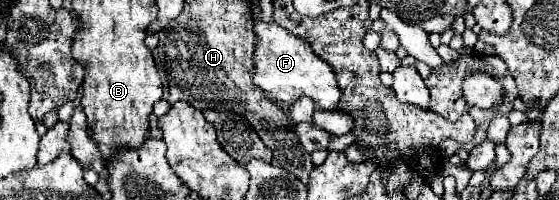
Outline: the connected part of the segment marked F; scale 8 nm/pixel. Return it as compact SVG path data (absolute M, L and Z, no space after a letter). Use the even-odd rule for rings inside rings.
M255 22L255 54L253 54L253 82L269 98L291 104L301 96L309 96L317 108L333 110L341 98L335 72L327 62L317 58L305 38L291 34L275 22Z

